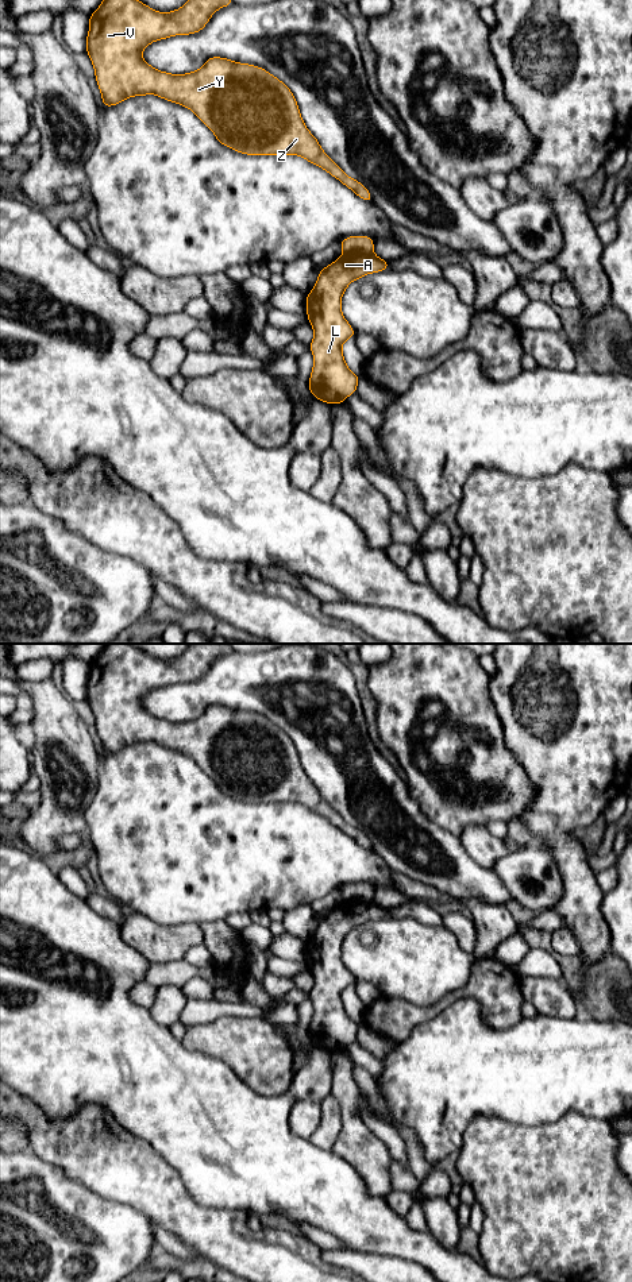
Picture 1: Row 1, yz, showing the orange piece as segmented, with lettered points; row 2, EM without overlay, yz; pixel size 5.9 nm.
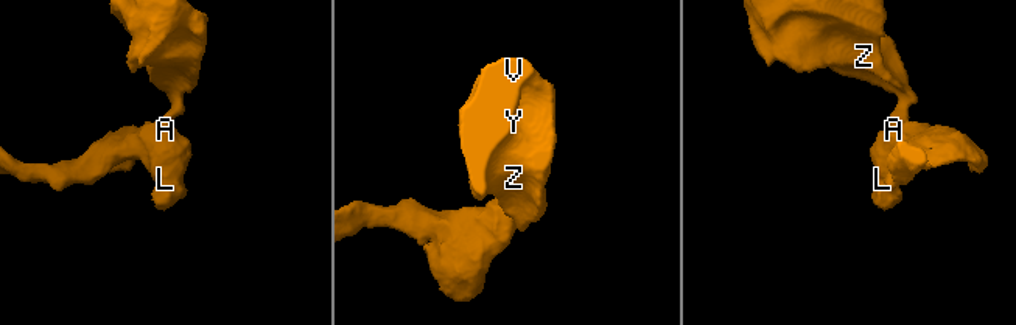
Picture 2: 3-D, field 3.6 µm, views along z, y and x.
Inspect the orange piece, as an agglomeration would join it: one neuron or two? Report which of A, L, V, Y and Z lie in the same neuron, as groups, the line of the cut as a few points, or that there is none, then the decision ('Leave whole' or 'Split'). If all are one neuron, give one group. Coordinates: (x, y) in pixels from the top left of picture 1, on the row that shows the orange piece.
Groups: A L / V Y Z. Split along yz (372, 251), (345, 254). Split

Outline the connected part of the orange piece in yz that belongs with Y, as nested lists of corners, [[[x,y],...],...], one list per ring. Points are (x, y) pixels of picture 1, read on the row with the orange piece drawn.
[[[103,0],[89,16],[86,53],[95,67],[96,81],[104,107],[123,100],[155,94],[190,111],[213,132],[217,142],[246,155],[298,155],[324,169],[344,186],[367,202],[371,193],[357,179],[348,177],[320,147],[319,140],[302,121],[297,101],[290,89],[265,69],[211,57],[196,72],[172,74],[150,66],[142,51],[153,42],[174,35],[201,31],[211,16],[232,0],[188,0],[172,12],[158,12],[138,0]]]

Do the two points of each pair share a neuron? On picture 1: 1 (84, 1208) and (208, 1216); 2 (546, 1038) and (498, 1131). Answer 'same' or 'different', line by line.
1: different
2: different

